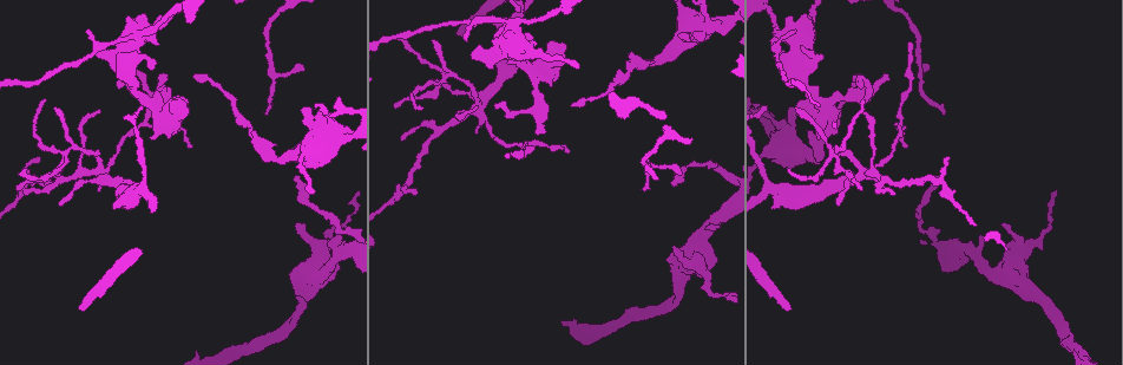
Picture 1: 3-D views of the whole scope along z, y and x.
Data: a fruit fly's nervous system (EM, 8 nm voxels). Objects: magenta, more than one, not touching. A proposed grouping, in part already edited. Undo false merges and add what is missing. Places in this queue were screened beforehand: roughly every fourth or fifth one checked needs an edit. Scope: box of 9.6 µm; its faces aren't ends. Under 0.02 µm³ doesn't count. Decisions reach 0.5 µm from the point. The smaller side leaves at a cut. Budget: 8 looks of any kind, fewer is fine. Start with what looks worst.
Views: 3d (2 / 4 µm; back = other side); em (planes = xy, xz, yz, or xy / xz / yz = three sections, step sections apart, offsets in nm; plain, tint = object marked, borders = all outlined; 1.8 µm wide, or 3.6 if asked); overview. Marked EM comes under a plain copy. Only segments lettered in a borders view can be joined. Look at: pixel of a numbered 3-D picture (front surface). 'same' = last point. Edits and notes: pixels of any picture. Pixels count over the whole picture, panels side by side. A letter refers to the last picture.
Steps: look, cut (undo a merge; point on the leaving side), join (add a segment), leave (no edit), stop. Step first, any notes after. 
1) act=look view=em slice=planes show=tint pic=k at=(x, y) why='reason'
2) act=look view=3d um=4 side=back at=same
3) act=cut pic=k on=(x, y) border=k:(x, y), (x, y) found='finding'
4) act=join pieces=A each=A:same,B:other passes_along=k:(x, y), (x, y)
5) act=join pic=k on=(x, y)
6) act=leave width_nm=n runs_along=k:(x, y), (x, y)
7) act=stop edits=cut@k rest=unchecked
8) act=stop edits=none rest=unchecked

act=look view=em slice=planes show=borders pic=1 at=(697, 39) why='free end'

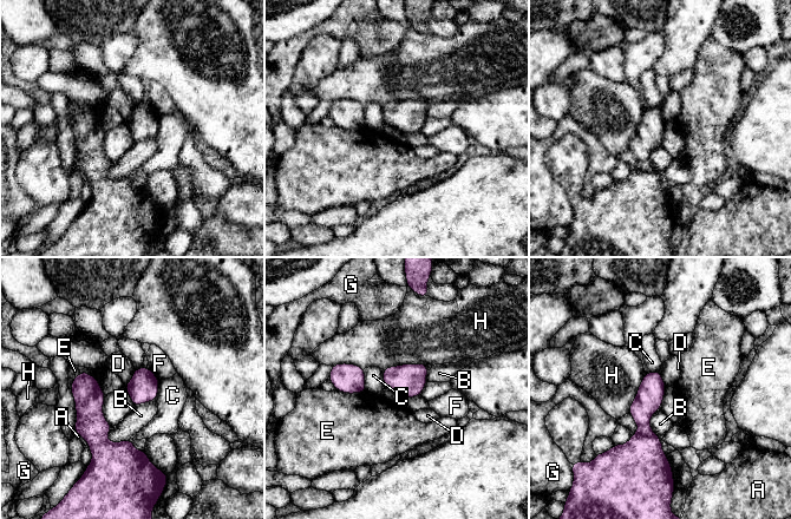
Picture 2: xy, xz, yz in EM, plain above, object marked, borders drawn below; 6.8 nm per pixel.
act=leave longest_contact=H:300nm each=A:other,B:other,C:other,D:other,E:other,F:other,G:other,H:other border=2:(135, 369), (131, 379), (124, 385) found='none of them fits'

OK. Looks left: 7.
act=look view=3d um=4 pic=1 at=(461, 35) why='branch stops here'

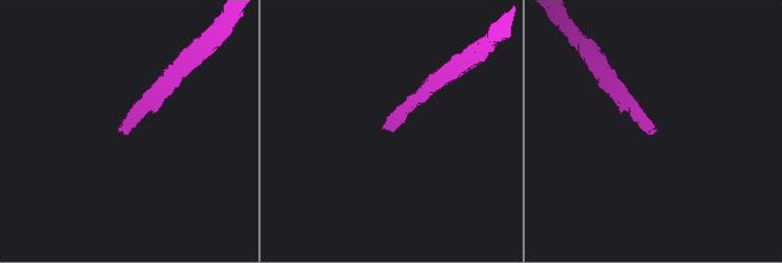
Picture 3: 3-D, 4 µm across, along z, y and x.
act=look view=em um=3.6 slice=planes show=borders pic=3 at=(128, 130) why='need the tissue'

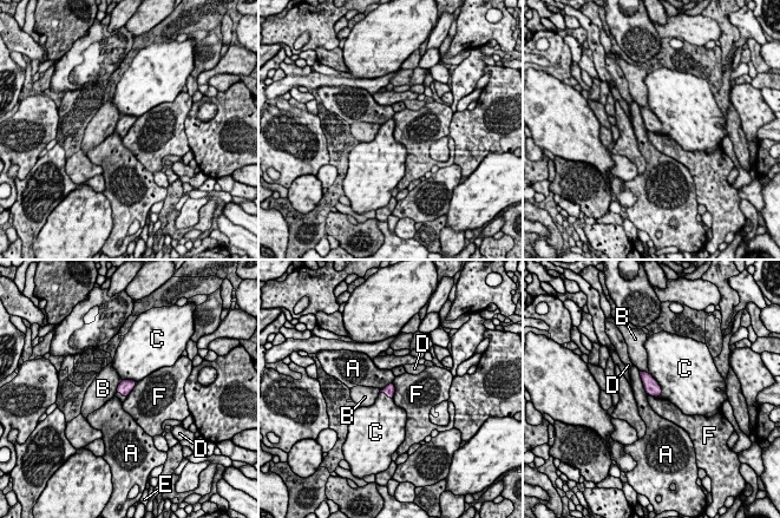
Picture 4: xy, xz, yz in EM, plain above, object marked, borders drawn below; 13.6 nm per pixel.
act=join pieces=C longest_contact=C:380nm each=A:other,B:other,C:same,D:other,E:other,F:other found='it goes on there'

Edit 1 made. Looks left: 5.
act=look view=overview

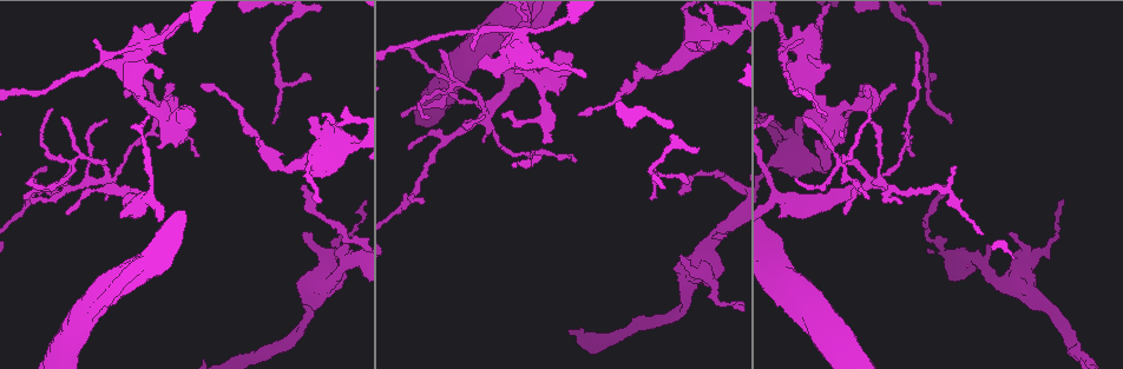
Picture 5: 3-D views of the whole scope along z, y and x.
act=look view=3d um=2 pic=5 at=(83, 157) why='sharp bend'

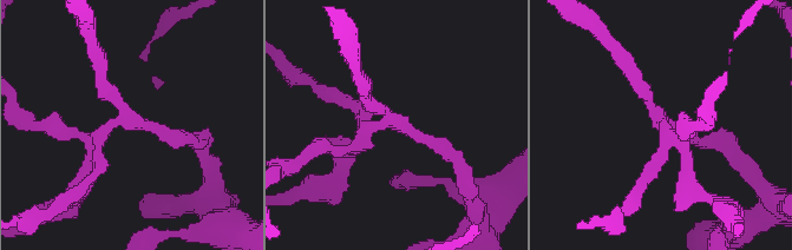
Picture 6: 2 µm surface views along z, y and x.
act=look view=em slice=planes show=borders pic=6 at=(657, 116)

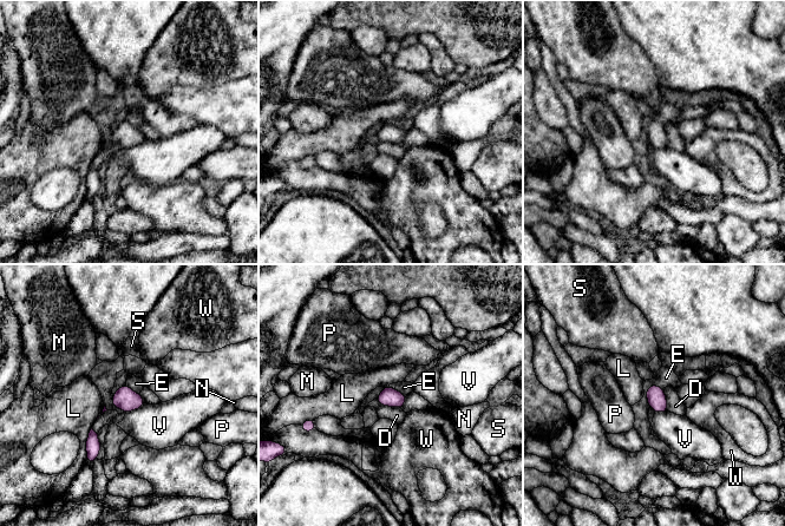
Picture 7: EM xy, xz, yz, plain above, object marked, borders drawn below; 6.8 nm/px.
act=leave width_nm=130 each=D:other,E:other,L:other,M:other,N:other,P:other,S:other,V:other,W:other found='all the same neuron'

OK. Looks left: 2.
act=stop edits=join@4 rest=unchecked

